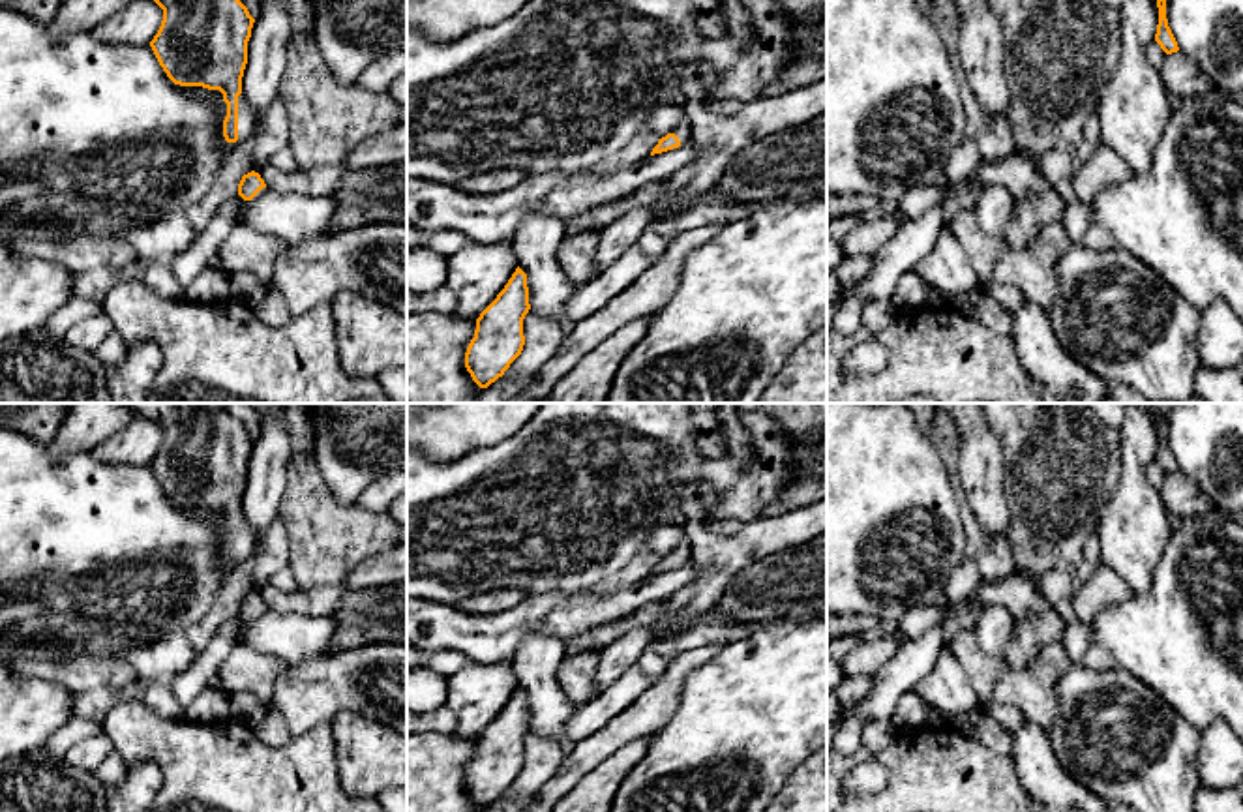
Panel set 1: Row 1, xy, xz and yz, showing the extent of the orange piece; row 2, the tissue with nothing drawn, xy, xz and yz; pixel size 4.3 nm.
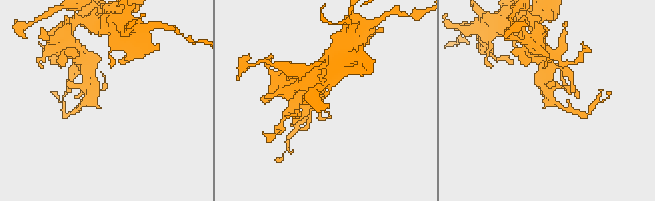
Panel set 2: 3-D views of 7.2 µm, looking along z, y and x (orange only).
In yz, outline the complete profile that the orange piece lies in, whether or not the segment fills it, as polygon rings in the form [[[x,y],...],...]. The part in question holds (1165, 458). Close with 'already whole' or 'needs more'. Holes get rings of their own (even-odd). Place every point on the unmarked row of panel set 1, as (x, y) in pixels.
[[[1159,418],[1157,420],[1157,428],[1159,428],[1159,444],[1157,444],[1157,454],[1155,454],[1155,461],[1161,465],[1161,469],[1166,474],[1177,473],[1177,461],[1168,446],[1168,439],[1166,439],[1166,420]]] | already whole

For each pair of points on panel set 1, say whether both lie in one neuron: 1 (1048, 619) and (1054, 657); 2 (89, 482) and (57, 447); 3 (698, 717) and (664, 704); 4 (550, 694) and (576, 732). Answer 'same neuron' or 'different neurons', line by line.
1: different neurons
2: different neurons
3: different neurons
4: different neurons

